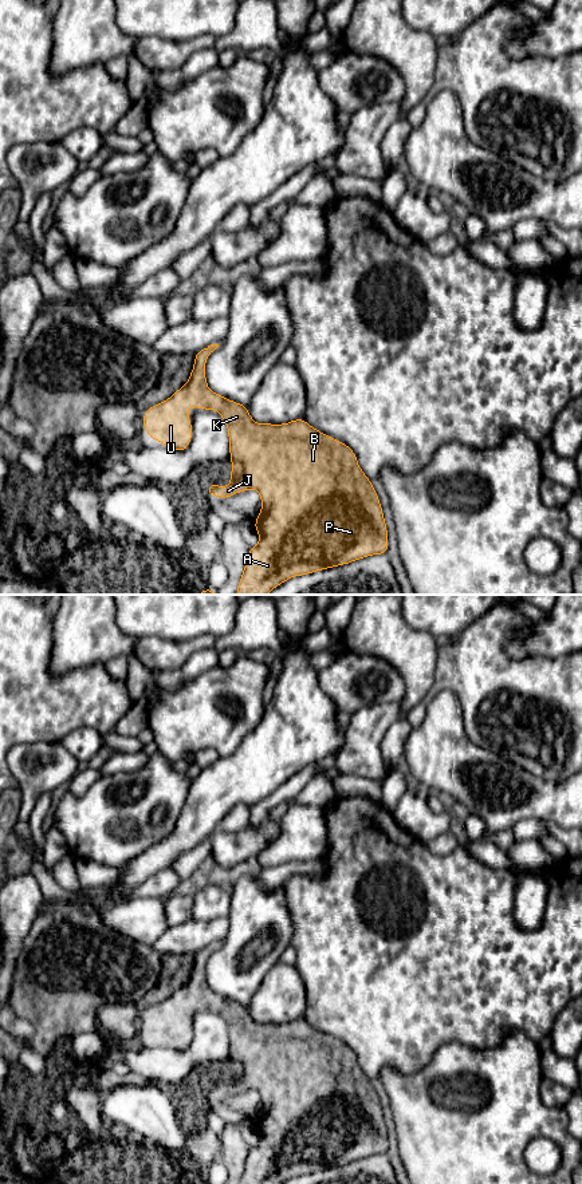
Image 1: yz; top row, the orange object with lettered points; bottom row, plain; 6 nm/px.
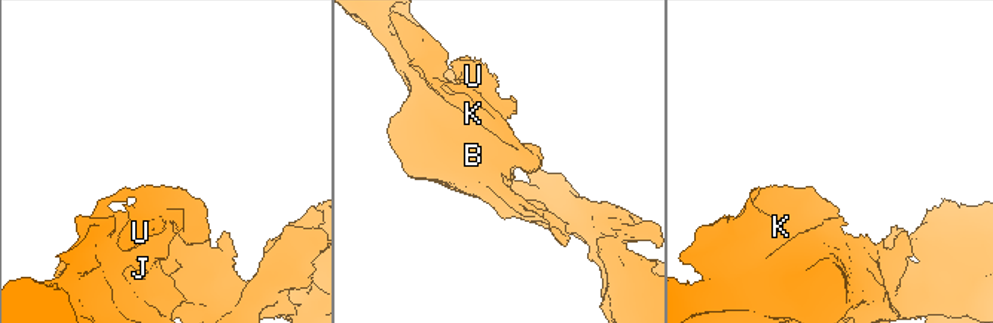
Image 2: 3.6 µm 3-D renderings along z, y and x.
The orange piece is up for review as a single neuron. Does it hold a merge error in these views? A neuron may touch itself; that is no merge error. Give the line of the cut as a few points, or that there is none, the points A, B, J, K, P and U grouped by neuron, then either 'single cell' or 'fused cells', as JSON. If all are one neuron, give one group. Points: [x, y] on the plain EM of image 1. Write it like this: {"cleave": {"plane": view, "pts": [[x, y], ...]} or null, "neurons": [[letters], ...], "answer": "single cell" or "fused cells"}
{"cleave": null, "neurons": [["A", "B", "J", "K", "P", "U"]], "answer": "single cell"}

